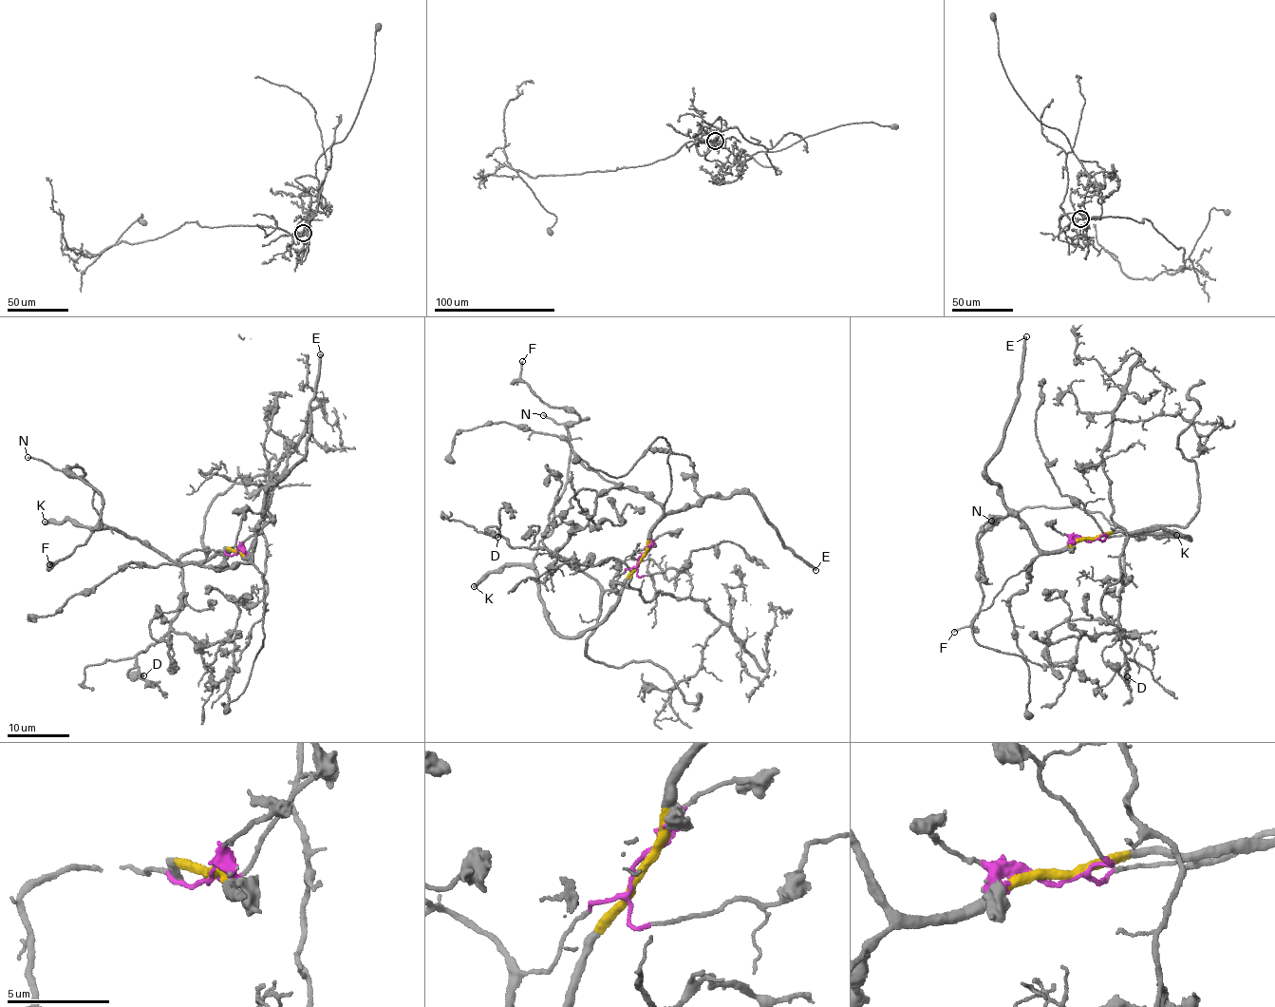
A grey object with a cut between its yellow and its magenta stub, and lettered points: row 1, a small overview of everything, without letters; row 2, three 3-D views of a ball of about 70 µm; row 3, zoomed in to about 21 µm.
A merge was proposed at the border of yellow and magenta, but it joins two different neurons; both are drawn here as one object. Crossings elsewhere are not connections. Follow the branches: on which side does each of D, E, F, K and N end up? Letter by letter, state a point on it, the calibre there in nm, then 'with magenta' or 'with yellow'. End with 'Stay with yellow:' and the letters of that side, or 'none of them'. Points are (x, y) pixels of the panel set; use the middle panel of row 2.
D: (497, 537) | 500 nm | with magenta
E: (815, 570) | 340 nm | with yellow
F: (522, 361) | 200 nm | with yellow
K: (474, 586) | 420 nm | with yellow
N: (543, 415) | 170 nm | with yellow
Stay with yellow: E, F, K, N

